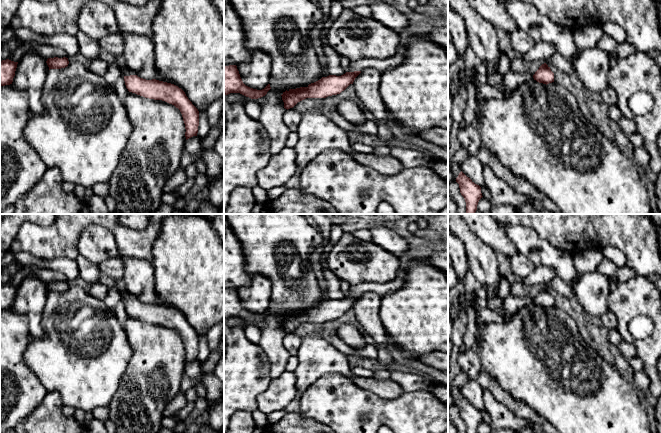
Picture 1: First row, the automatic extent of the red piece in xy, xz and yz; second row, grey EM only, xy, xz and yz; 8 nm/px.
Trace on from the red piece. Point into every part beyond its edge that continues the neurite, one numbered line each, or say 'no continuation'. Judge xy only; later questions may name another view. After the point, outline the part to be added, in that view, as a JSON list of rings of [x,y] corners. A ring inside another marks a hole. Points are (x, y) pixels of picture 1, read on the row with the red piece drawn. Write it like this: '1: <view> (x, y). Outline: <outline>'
no continuation

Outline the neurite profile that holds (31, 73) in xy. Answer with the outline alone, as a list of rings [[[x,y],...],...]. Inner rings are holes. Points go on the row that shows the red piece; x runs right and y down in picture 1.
[[[33,51],[26,52],[17,64],[12,82],[13,88],[27,92],[29,111],[35,115],[44,111],[41,96],[49,72],[47,59]]]

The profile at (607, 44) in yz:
[[[604,33],[601,39],[598,41],[596,47],[601,51],[610,54],[615,51],[617,46],[618,43],[611,36]]]

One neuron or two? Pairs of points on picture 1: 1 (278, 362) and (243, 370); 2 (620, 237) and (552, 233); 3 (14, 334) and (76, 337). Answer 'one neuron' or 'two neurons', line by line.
1: two neurons
2: one neuron
3: two neurons

